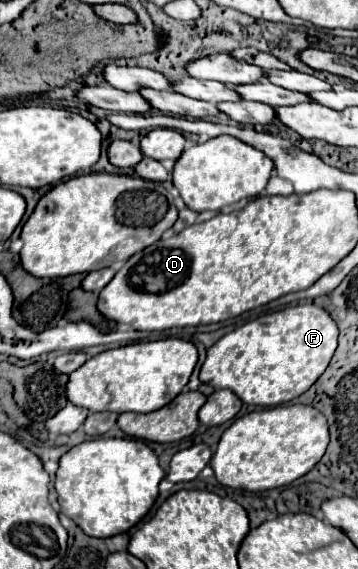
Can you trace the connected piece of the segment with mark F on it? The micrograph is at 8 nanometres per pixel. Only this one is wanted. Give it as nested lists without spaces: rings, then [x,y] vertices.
[[[295,305],[249,321],[207,349],[199,379],[215,389],[231,389],[243,403],[275,407],[305,393],[327,369],[337,349],[337,325],[317,305]]]

